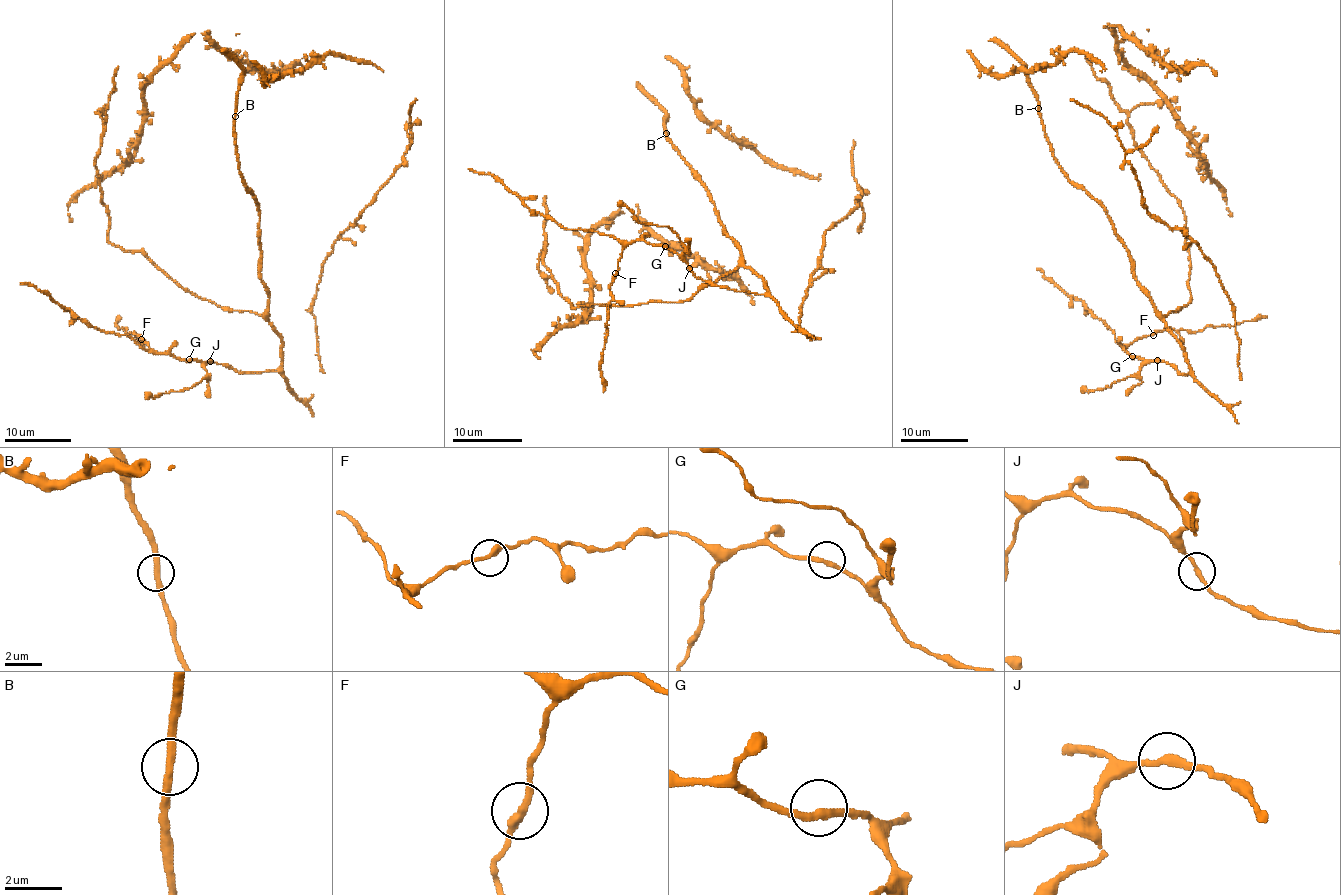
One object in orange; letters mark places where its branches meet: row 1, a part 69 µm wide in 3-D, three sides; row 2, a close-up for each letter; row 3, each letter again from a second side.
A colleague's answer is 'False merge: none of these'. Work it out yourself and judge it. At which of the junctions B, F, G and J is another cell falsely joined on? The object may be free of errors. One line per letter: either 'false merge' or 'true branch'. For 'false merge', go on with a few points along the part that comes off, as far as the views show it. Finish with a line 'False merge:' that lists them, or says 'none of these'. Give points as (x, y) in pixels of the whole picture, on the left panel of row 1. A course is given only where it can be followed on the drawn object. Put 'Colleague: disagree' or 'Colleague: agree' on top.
Colleague: agree
B: true branch
F: true branch
G: true branch
J: true branch
False merge: none of these

